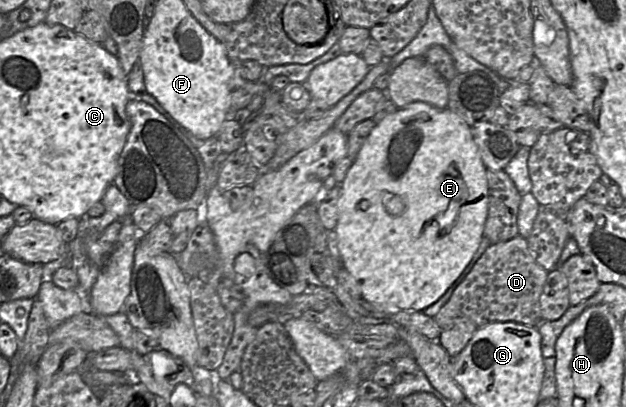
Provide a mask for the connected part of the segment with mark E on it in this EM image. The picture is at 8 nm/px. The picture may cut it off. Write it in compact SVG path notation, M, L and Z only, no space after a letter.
M413 102L384 118L372 129L360 148L344 181L340 184L337 202L338 220L335 227L337 245L343 267L357 282L361 297L371 304L396 306L401 311L424 311L440 299L462 274L476 253L481 240L488 211L487 169L474 141L471 127L448 107L439 109L424 102Z

